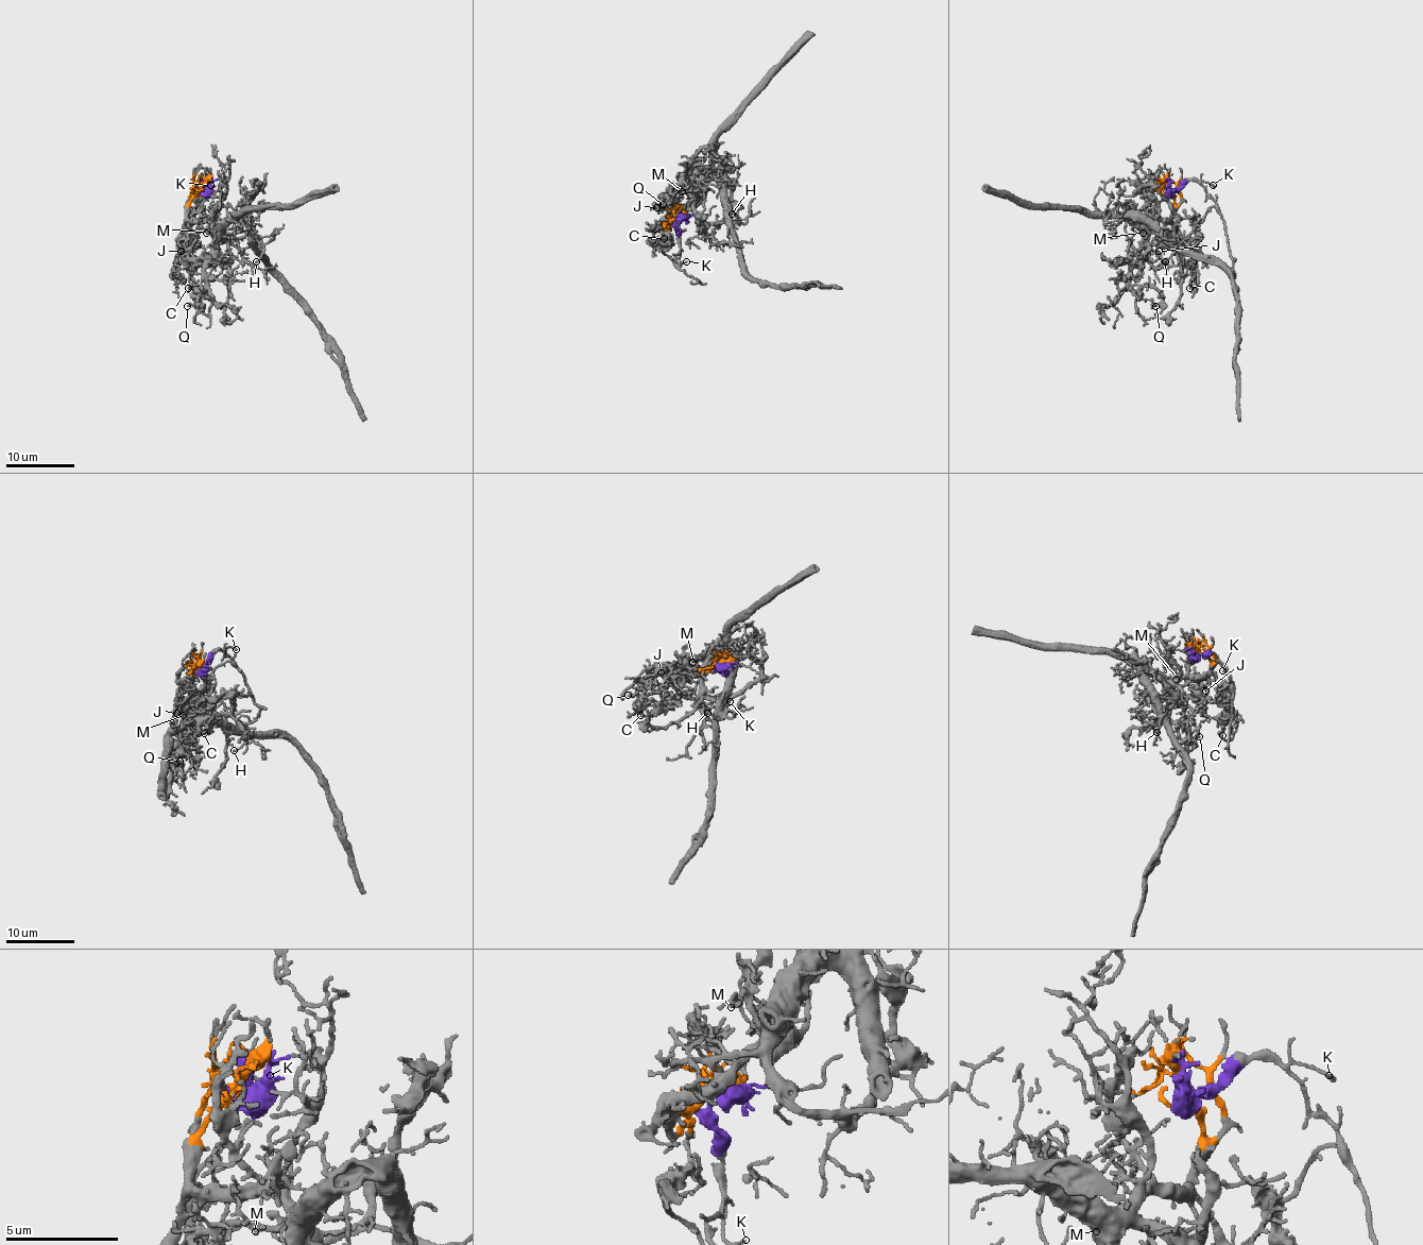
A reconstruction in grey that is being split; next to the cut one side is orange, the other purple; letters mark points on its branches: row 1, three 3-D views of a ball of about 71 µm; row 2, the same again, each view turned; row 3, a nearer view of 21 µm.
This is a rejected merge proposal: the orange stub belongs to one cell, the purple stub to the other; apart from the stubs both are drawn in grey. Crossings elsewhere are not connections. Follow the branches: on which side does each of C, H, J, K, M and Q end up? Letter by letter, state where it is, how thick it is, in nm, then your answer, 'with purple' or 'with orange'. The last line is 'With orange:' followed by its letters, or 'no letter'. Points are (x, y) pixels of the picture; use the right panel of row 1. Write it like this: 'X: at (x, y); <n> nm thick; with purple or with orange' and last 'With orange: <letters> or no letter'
C: at (1189, 288); 110 nm thick; with purple
H: at (1165, 261); 120 nm thick; with orange
J: at (1159, 251); 120 nm thick; with orange
K: at (1213, 185); 110 nm thick; with purple
M: at (1143, 233); 180 nm thick; with orange
Q: at (1155, 306); 180 nm thick; with orange
With orange: H, J, M, Q

